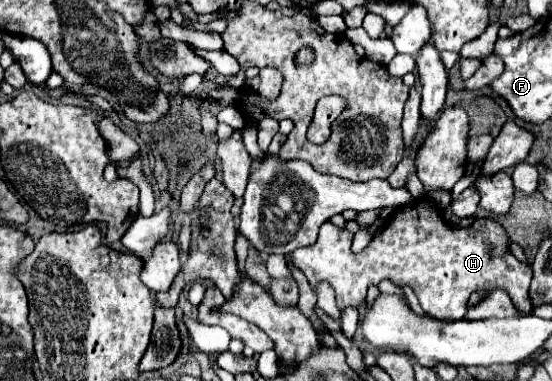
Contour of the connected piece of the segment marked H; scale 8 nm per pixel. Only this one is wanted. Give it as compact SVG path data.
M424 197L412 205L396 209L384 229L380 229L370 245L360 253L352 253L352 233L348 229L338 229L326 221L320 227L320 235L314 245L300 247L290 255L294 265L304 271L312 287L320 281L328 281L334 287L340 309L348 305L364 305L368 285L378 285L382 279L390 279L398 287L410 285L420 299L424 313L436 319L454 321L466 315L472 291L490 293L494 289L504 289L520 311L532 307L526 295L532 269L508 251L508 243L504 227L496 221L478 219L466 229L452 227L442 221L436 205Z

